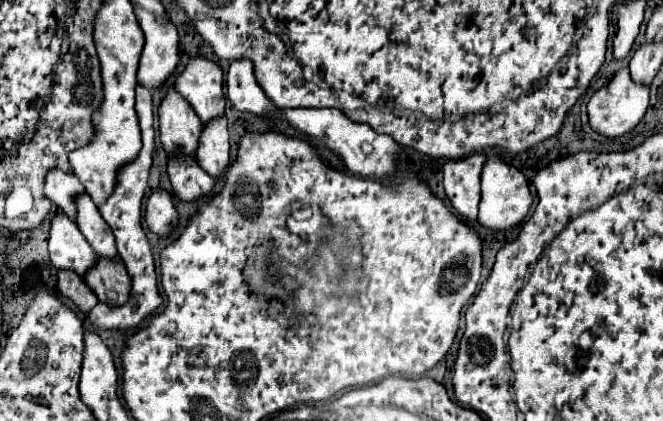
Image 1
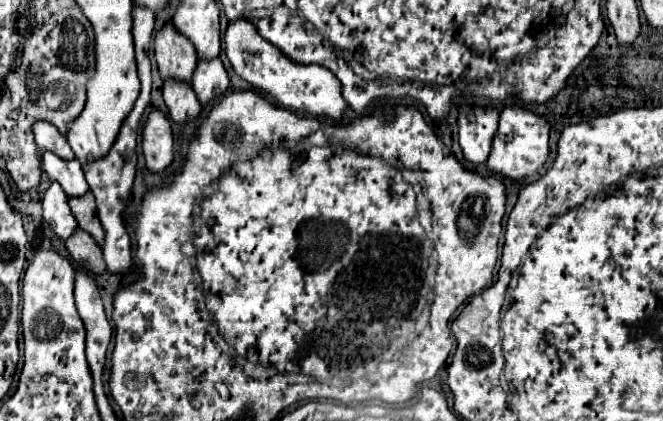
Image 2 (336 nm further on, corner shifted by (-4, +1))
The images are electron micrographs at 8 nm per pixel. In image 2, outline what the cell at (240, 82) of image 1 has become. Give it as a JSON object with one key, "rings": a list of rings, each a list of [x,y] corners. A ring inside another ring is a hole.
{"rings":[[[248,20],[232,22],[226,30],[224,42],[226,42],[226,56],[234,72],[246,82],[250,82],[262,94],[270,94],[280,106],[294,110],[298,114],[314,116],[314,118],[326,116],[332,122],[342,120],[346,102],[340,94],[340,82],[330,70],[318,64],[302,66],[302,64],[288,60],[276,46],[266,42]]]}

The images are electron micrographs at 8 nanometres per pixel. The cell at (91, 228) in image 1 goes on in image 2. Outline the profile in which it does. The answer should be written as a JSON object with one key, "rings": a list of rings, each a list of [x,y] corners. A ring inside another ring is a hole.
{"rings":[[[44,152],[42,154],[42,168],[48,174],[52,182],[58,182],[62,190],[72,198],[72,196],[84,196],[90,188],[84,180],[84,170],[80,168],[78,160],[58,160],[56,154]]]}

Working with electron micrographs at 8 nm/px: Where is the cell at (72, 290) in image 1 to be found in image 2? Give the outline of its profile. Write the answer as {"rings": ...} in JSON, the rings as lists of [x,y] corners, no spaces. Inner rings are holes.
{"rings":[[[78,228],[76,234],[72,234],[66,240],[66,250],[72,256],[72,260],[78,266],[82,266],[86,272],[90,272],[92,276],[98,276],[98,274],[102,274],[106,270],[100,246],[84,230]]]}

